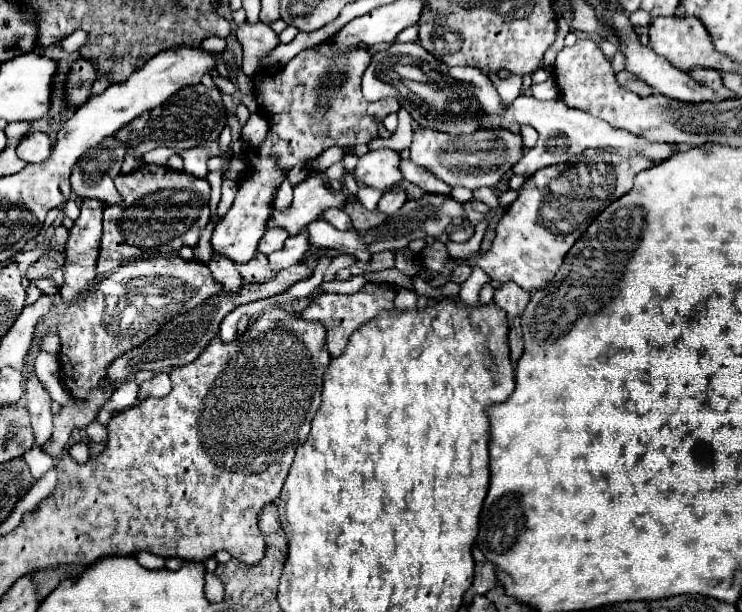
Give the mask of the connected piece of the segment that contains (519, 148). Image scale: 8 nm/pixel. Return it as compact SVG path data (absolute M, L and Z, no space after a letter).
M417 126L413 130L411 144L411 160L437 178L441 178L449 186L465 186L469 190L477 188L493 188L501 176L511 170L519 158L523 156L523 140L521 134L513 134L509 129L490 128L475 130L473 134L453 136L449 132L437 132L433 128Z

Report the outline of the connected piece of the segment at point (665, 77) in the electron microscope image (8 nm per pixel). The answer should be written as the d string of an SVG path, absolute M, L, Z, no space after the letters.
M615 10L611 14L611 24L609 26L613 26L613 32L617 34L617 38L621 38L621 48L619 50L625 54L625 70L631 72L631 74L635 74L643 82L647 82L653 88L653 92L659 92L663 96L669 96L669 98L675 98L675 100L683 100L683 102L713 100L713 90L697 84L687 72L675 68L673 64L669 64L665 58L661 58L659 54L655 54L651 48L641 46L639 36L635 34L629 18L621 10Z

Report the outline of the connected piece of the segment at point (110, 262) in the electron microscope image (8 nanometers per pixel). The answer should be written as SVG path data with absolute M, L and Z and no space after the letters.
M143 164L131 174L117 174L115 186L121 194L121 204L131 206L115 204L103 212L103 238L97 260L97 272L101 274L151 252L171 254L181 246L195 246L201 228L209 222L211 186L205 178L193 178L167 166Z

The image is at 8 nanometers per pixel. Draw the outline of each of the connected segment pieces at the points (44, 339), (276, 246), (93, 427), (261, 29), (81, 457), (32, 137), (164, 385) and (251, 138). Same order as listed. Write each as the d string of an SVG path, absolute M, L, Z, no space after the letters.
M53 332L41 336L41 342L39 342L39 348L43 352L51 352L51 354L57 354L59 352L59 337Z
M267 230L265 236L259 240L257 248L263 254L271 254L275 250L281 250L281 246L283 246L283 242L285 242L287 236L289 234L285 234L285 230Z
M91 422L91 424L85 428L85 432L87 432L87 438L93 440L93 442L101 442L101 440L105 440L105 436L107 436L105 426L99 424L99 422Z
M245 22L245 24L237 26L237 40L241 42L243 52L245 52L243 70L247 76L253 76L253 74L249 74L249 62L257 64L257 60L261 56L269 54L279 44L279 36L271 30L271 26L263 24L263 22L257 22L251 26L249 26L249 22Z
M82 440L81 442L72 446L69 450L70 456L78 463L82 464L90 460L90 448L88 440Z
M33 132L25 136L17 146L17 156L29 164L39 164L49 158L49 150L53 148L51 138L45 132Z
M155 374L151 380L143 382L139 388L139 400L145 400L149 396L163 398L165 394L171 392L171 378L169 374Z
M255 112L255 114L249 116L247 124L241 128L241 136L243 136L243 140L245 140L247 144L259 146L259 144L265 140L267 128L269 128L269 126L267 126L267 118L265 118L263 114Z

